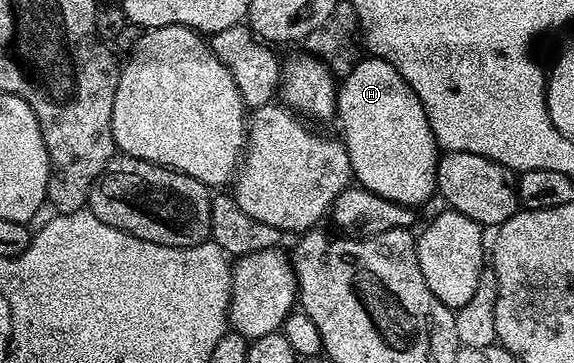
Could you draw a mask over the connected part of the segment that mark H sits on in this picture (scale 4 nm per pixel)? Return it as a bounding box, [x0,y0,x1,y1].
[335,56,439,208]

